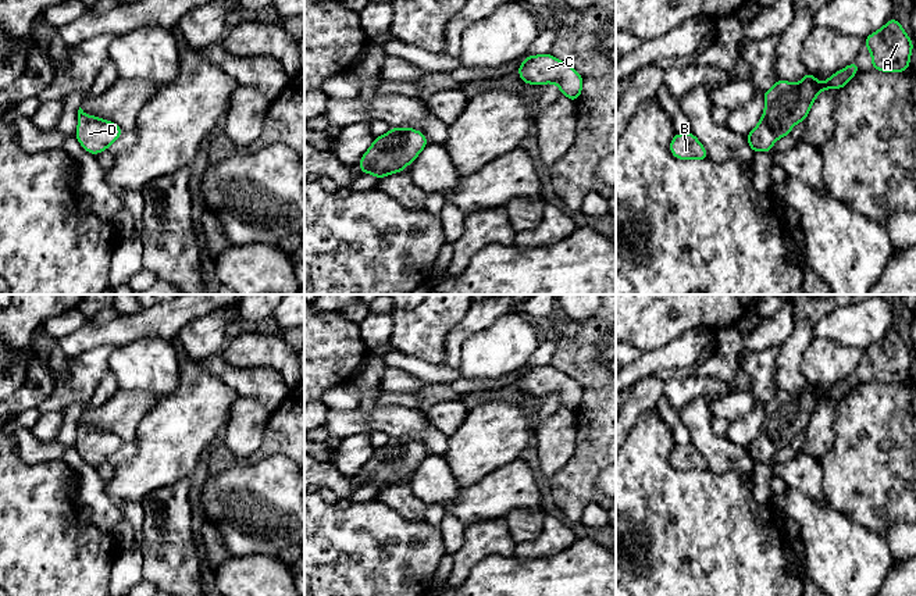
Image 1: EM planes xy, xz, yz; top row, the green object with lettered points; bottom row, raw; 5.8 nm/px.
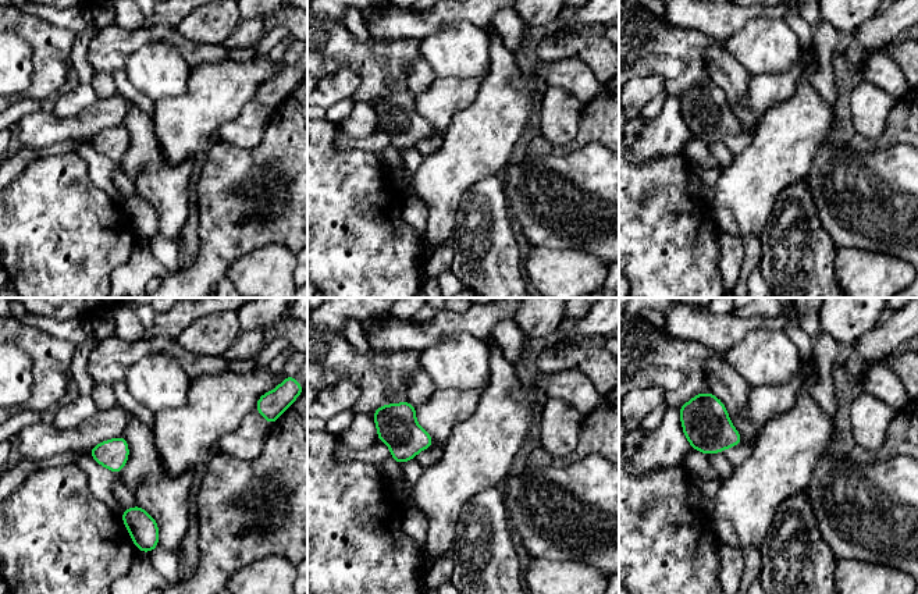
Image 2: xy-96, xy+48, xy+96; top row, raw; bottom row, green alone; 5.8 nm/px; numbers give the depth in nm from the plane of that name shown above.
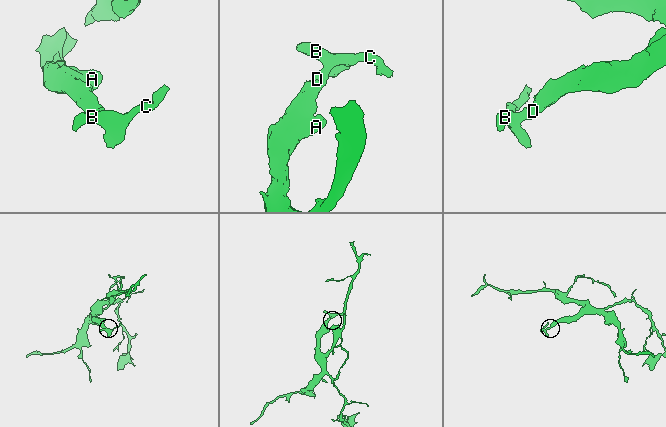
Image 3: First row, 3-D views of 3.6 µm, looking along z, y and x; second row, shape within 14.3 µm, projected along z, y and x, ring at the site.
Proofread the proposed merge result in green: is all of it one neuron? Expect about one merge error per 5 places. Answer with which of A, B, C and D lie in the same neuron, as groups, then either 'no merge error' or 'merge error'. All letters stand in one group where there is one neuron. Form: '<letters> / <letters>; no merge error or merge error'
A B C D; no merge error

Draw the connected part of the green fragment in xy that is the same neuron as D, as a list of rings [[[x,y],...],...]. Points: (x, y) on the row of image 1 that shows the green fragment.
[[[79,107],[75,136],[88,153],[96,156],[103,150],[108,150],[108,146],[114,143],[121,133],[122,129],[115,122],[88,115]]]

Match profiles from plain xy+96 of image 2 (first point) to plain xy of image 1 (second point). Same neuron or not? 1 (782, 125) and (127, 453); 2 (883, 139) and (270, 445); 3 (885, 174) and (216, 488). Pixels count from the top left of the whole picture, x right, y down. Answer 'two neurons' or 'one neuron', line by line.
1: two neurons
2: one neuron
3: one neuron

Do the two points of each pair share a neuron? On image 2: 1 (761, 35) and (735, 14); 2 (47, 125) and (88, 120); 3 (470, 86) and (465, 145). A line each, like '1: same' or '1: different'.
1: different
2: same
3: different

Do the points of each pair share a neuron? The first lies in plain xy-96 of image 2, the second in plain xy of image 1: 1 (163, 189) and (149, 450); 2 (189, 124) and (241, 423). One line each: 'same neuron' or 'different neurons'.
1: different neurons
2: different neurons

